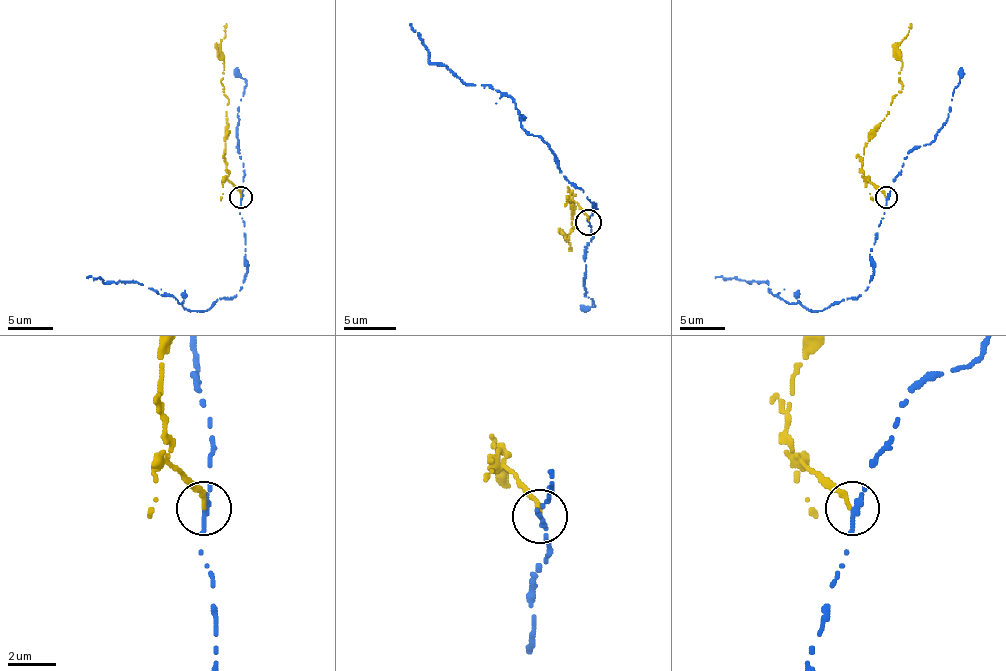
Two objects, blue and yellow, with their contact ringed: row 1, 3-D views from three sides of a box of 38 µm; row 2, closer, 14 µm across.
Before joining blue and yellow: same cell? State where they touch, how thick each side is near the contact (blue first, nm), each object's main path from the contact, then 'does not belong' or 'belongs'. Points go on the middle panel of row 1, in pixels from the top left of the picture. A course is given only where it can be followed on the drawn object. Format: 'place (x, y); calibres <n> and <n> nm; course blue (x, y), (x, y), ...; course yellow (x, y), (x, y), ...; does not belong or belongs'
place (588, 222); calibres 280 and 200 nm; course blue (589, 221), (594, 203), (563, 177), (547, 145), (521, 127), (516, 104), (430, 59), (409, 23); course yellow (589, 221), (573, 195), (568, 192), (573, 218), (568, 239), (565, 234), (571, 250); does not belong

